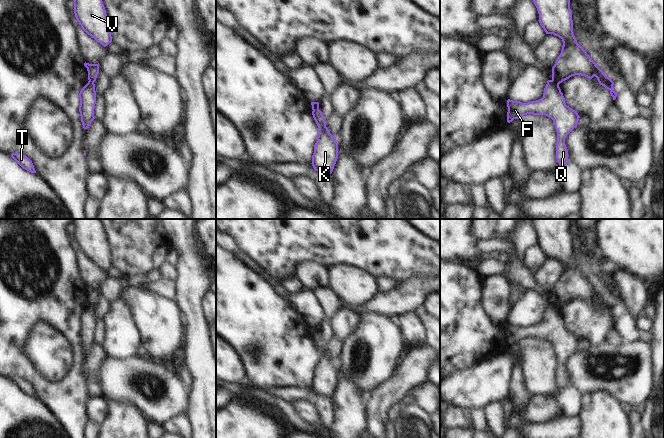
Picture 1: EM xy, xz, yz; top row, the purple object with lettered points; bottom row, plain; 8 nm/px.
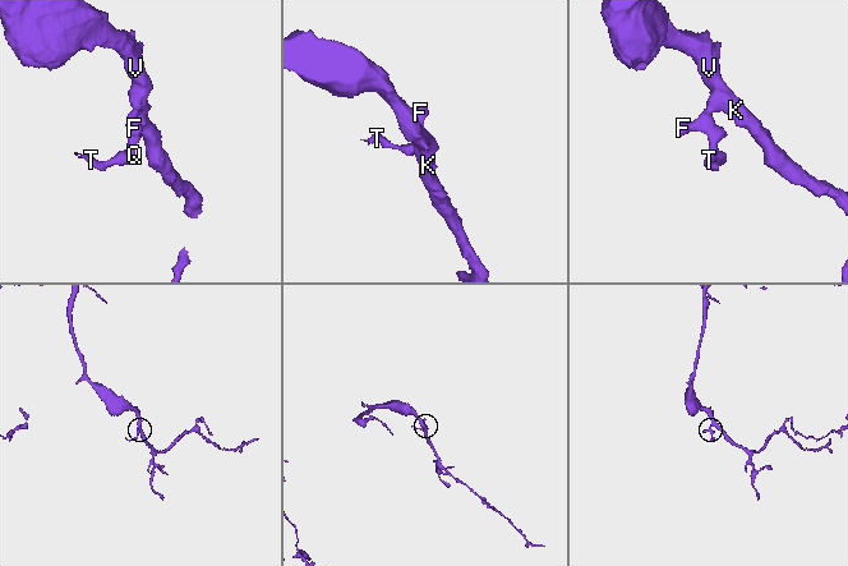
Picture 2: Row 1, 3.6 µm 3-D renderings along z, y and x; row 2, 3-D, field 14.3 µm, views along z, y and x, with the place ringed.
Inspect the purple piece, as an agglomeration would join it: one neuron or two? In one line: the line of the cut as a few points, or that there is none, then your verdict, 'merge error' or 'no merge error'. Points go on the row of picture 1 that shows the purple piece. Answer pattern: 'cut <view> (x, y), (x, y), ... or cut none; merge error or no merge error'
cut yz (552, 79), (558, 84); merge error

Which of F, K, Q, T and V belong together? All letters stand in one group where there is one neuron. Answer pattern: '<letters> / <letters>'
F Q T / K V

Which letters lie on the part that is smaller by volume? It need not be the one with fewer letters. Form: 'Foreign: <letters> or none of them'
Foreign: F, Q, T

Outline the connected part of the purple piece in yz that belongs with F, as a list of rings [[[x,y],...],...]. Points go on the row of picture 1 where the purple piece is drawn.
[[[548,80],[543,97],[536,101],[522,103],[507,100],[507,122],[519,119],[527,114],[545,115],[551,118],[557,132],[556,159],[559,165],[568,163],[568,150],[565,144],[567,135],[577,127],[580,116],[565,103],[559,84]]]

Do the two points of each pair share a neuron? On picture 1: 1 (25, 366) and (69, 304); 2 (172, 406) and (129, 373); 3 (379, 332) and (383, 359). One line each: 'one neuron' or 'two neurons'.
1: one neuron
2: one neuron
3: one neuron

